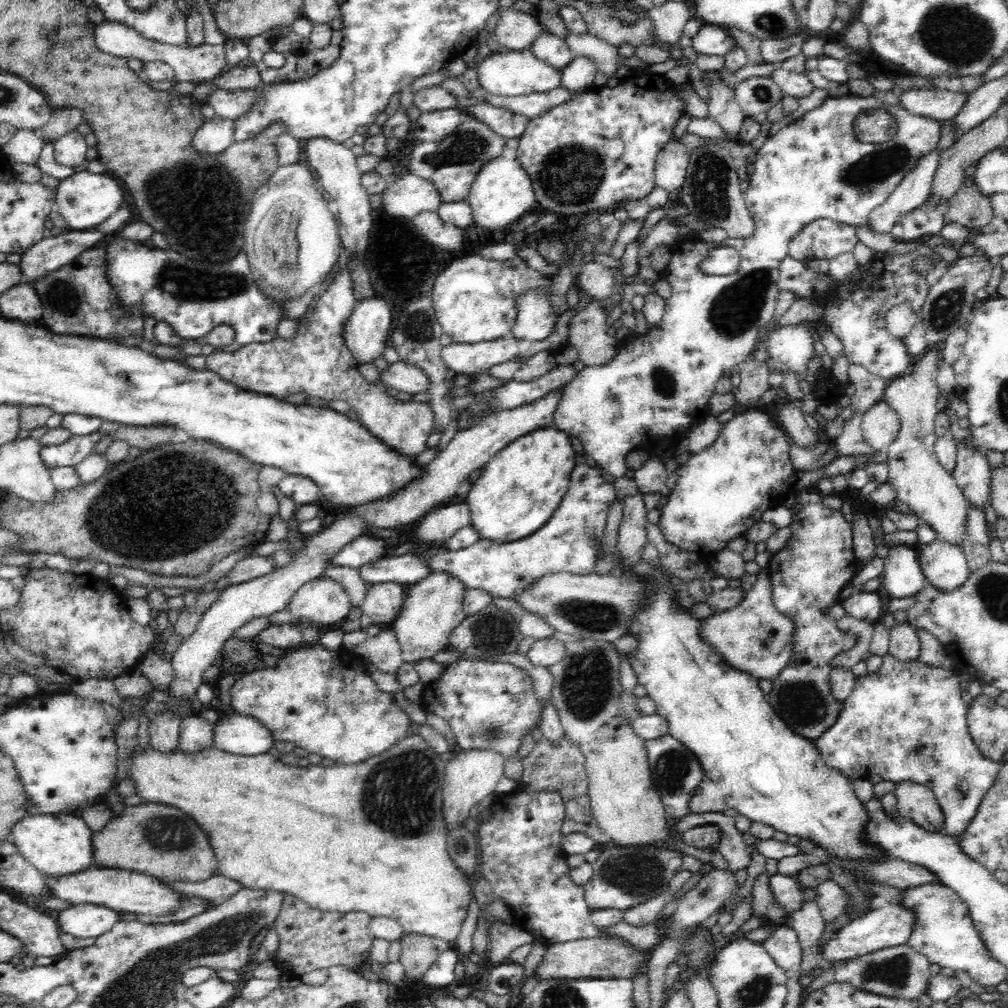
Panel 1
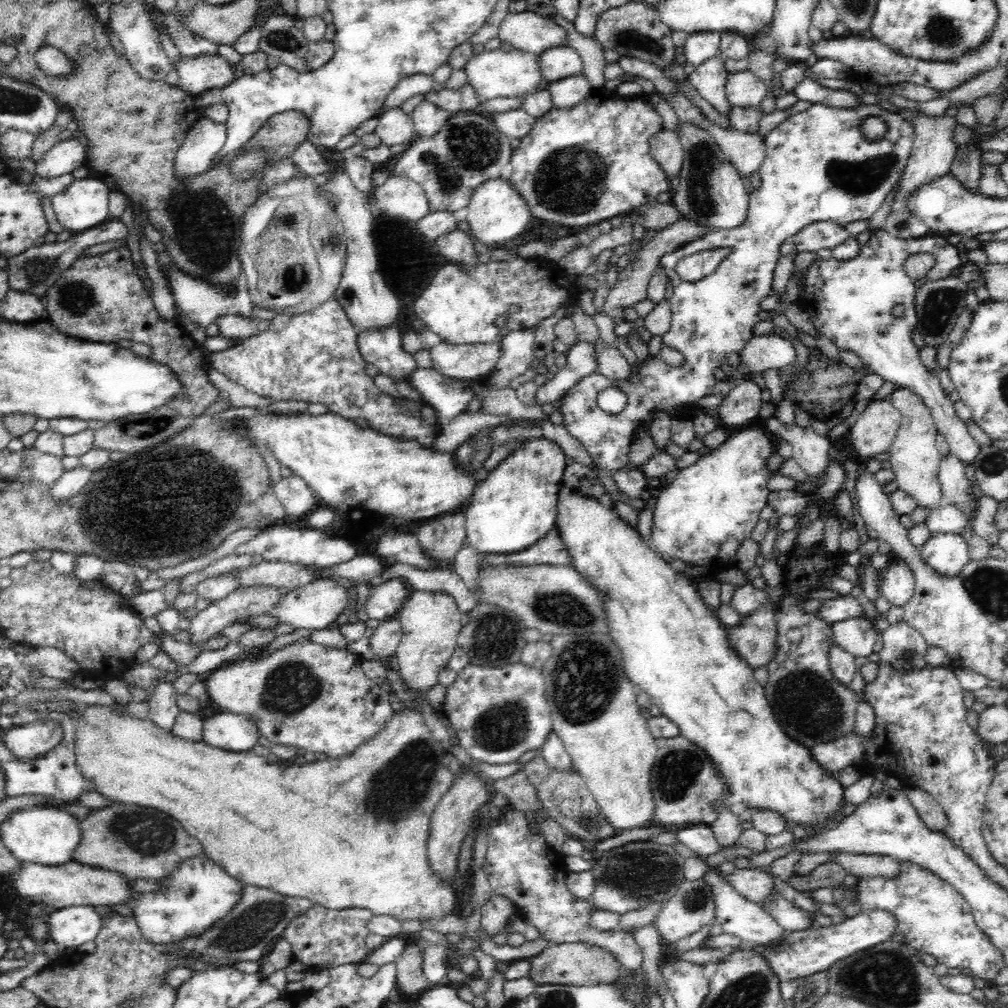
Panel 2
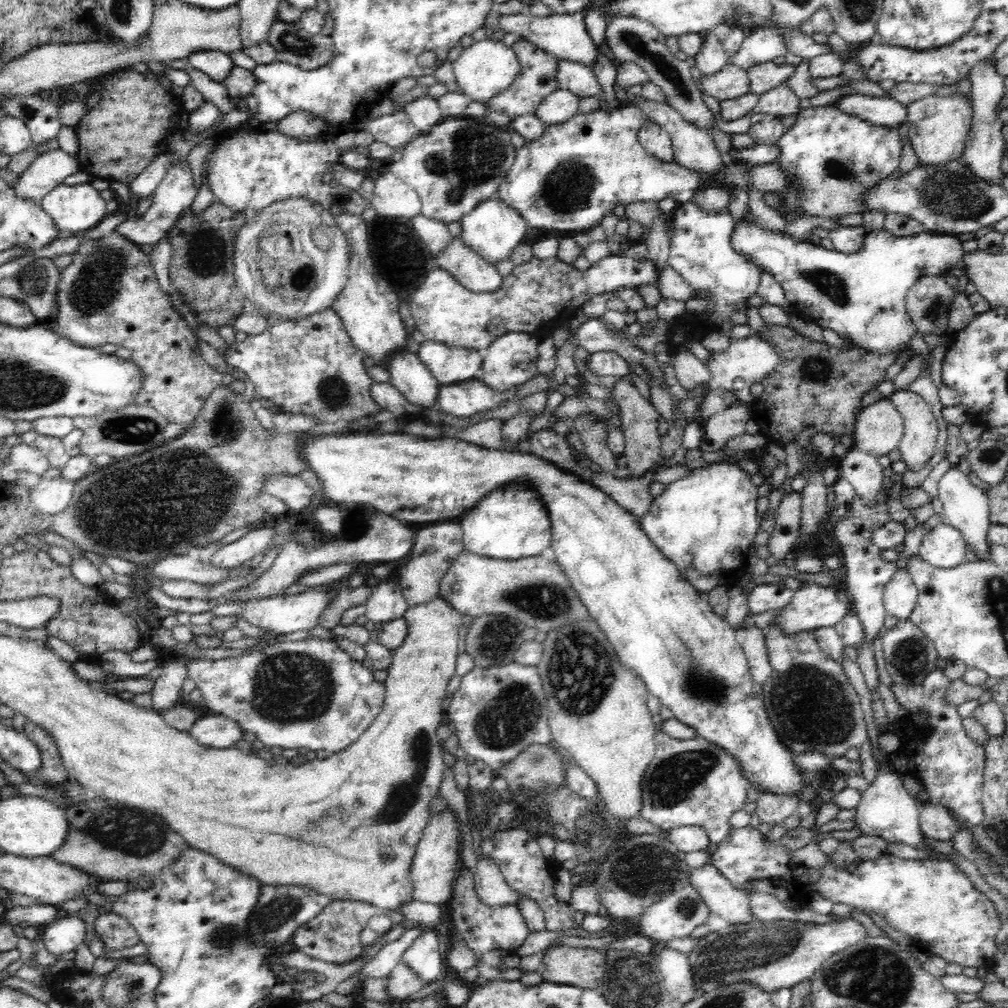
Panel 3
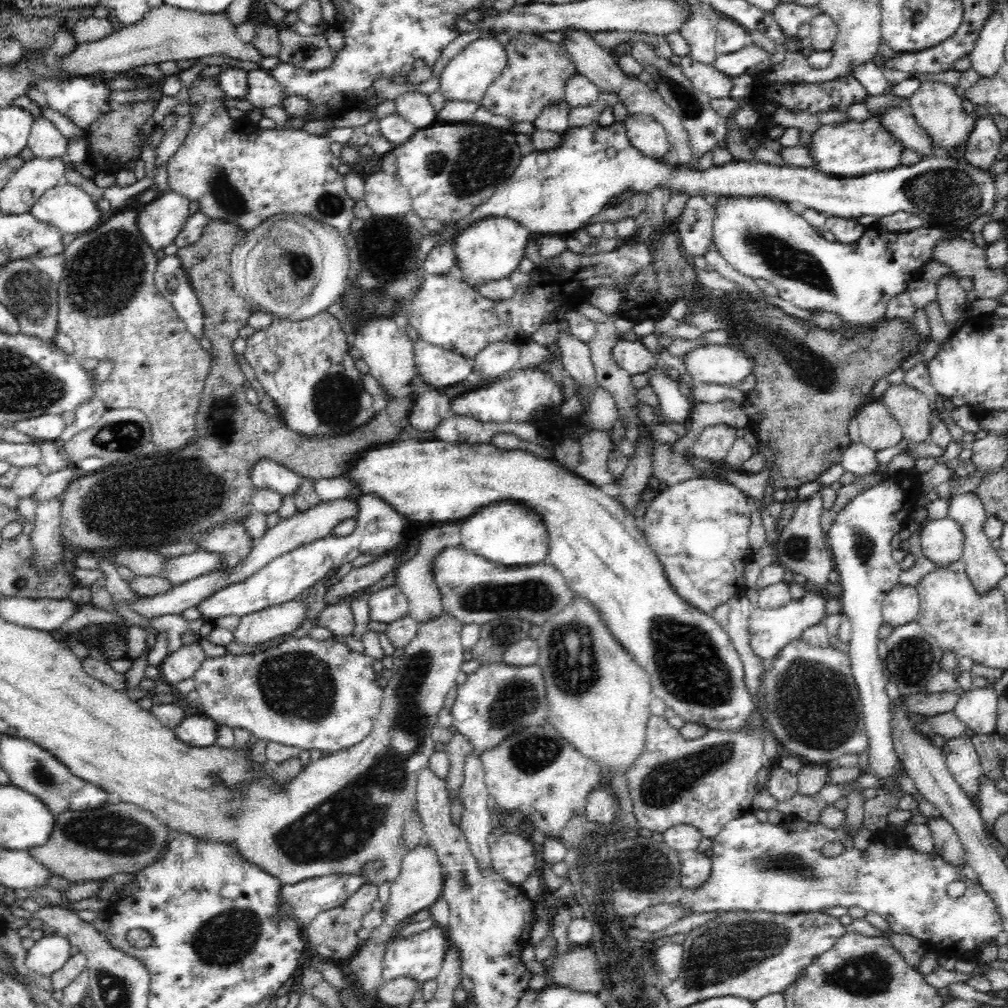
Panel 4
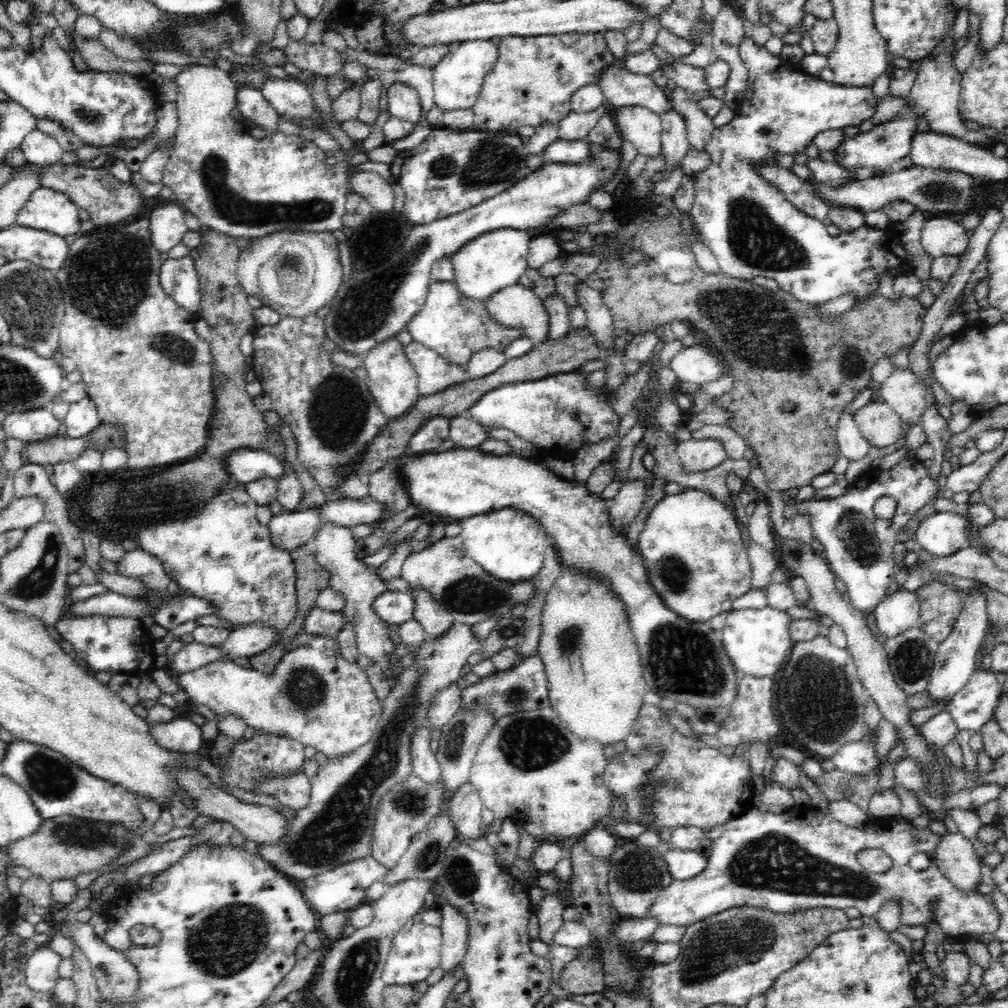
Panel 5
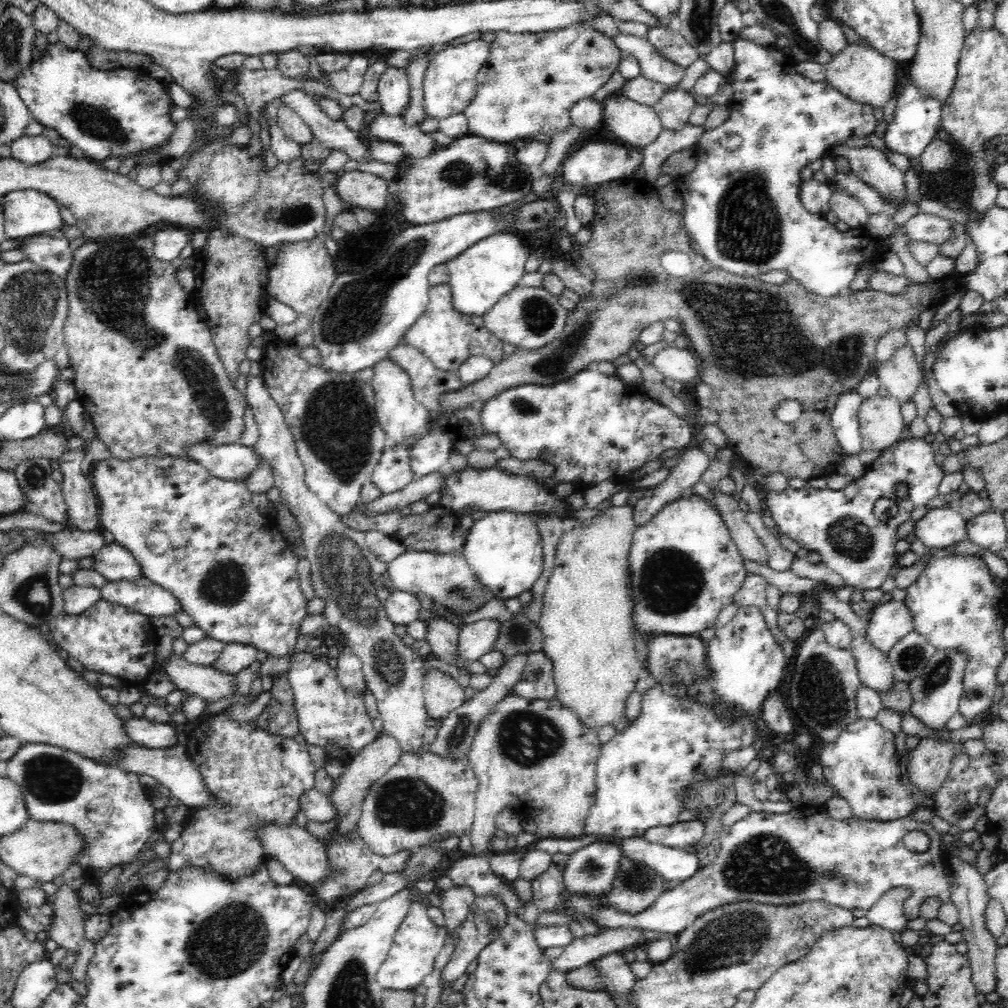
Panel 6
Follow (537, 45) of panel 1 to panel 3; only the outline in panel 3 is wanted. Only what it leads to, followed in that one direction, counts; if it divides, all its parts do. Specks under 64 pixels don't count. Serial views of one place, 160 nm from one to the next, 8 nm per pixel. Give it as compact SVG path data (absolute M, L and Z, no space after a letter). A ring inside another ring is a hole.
M560 59L556 79L558 79L559 88L579 98L592 97L602 93L602 88L596 75L594 75L593 68L580 62Z

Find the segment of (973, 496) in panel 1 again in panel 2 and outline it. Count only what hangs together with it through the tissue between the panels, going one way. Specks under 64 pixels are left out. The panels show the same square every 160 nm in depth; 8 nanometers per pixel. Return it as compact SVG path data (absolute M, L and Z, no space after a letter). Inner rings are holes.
M876 230L872 232L865 244L860 245L859 253L850 260L836 260L833 256L830 259L816 258L803 276L805 283L797 304L804 312L808 313L819 334L824 334L839 350L856 353L871 373L882 376L886 382L892 382L897 387L910 388L919 394L934 417L937 432L945 436L949 444L949 452L957 456L965 466L968 466L976 460L981 447L968 433L966 421L958 418L952 400L948 399L942 385L940 385L940 377L936 372L928 371L920 361L919 349L912 339L912 331L916 329L918 322L914 300L916 300L916 290L919 283L913 281L906 274L903 266L908 256L918 253L932 254L936 259L936 264L932 266L927 277L929 280L948 278L952 272L959 270L965 260L961 246L948 243L946 235L928 234L920 238L902 239L892 236L886 230ZM896 305L904 307L904 314L900 318L896 318L891 311Z

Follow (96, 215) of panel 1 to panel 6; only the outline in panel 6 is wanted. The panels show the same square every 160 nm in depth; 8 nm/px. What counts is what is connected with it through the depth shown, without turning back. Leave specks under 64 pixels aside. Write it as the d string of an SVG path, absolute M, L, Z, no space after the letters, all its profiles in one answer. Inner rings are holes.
M13 190L5 196L4 234L7 239L24 238L36 234L44 234L52 230L59 234L65 222L60 216L59 203L39 190Z

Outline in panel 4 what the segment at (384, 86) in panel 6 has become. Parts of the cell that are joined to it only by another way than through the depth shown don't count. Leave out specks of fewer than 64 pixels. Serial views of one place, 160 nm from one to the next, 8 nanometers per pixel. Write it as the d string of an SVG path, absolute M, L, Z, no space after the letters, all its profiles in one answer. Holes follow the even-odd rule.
M408 92L395 99L397 115L416 129L429 128L436 124L436 110L429 102L429 96L420 92Z

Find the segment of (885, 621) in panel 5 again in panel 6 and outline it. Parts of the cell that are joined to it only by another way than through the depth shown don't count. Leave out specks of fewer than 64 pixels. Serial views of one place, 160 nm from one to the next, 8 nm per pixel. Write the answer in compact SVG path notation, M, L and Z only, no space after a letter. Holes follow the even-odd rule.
M892 599L875 608L867 627L870 643L886 654L904 635L912 631L915 629L910 610L904 601Z

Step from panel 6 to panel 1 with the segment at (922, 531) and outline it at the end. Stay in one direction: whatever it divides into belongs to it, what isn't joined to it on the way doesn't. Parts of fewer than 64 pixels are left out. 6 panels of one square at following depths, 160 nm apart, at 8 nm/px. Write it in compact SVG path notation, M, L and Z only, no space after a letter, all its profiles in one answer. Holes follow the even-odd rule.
M937 538L917 550L924 577L938 591L954 591L968 581L970 570L962 547Z

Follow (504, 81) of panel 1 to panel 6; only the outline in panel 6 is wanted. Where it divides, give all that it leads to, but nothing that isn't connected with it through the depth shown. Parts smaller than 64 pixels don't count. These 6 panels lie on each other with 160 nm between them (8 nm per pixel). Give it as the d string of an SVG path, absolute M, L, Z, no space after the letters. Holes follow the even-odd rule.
M478 39L457 46L446 45L434 54L428 63L423 82L425 112L428 116L442 121L464 113L477 94L477 75L485 66L490 50L490 43Z

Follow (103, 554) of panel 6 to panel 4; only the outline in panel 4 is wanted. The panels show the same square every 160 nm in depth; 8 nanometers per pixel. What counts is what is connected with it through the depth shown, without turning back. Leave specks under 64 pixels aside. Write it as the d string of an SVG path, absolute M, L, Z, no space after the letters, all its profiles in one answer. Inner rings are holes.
M198 551L193 554L184 554L169 558L165 570L158 576L168 580L174 587L198 576L218 571L221 568L221 562L223 558L219 554L210 552Z

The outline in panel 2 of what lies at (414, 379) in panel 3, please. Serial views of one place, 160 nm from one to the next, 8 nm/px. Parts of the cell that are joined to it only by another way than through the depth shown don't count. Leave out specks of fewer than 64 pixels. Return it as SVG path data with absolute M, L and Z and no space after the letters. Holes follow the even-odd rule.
M392 323L383 329L357 331L357 336L363 359L377 366L381 374L406 382L417 367L413 354L403 350L401 326Z

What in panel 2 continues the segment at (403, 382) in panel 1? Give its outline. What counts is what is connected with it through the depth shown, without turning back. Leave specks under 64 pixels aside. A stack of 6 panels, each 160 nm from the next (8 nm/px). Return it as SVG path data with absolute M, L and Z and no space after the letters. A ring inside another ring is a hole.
M416 367L406 381L420 392L425 402L436 409L441 430L448 426L452 418L464 413L468 403L476 396L465 385L465 380L450 378L434 368Z

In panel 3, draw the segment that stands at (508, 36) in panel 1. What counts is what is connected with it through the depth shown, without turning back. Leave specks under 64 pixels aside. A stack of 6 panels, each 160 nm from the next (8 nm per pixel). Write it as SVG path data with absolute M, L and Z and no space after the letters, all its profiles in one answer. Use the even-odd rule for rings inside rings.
M585 8L578 10L574 14L538 16L530 13L520 13L502 15L499 19L499 28L504 33L512 32L512 34L518 34L521 39L531 42L548 54L553 54L559 60L580 62L594 70L594 63L598 60L597 48L594 41L589 37L584 15Z

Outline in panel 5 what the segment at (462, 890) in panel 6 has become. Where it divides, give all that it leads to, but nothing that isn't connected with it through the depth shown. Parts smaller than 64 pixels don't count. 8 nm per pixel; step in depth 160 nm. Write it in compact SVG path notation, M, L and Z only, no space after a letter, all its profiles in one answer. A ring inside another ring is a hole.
M451 904L439 906L443 919L440 924L443 934L439 967L448 974L465 957L468 946L468 921L465 914Z

